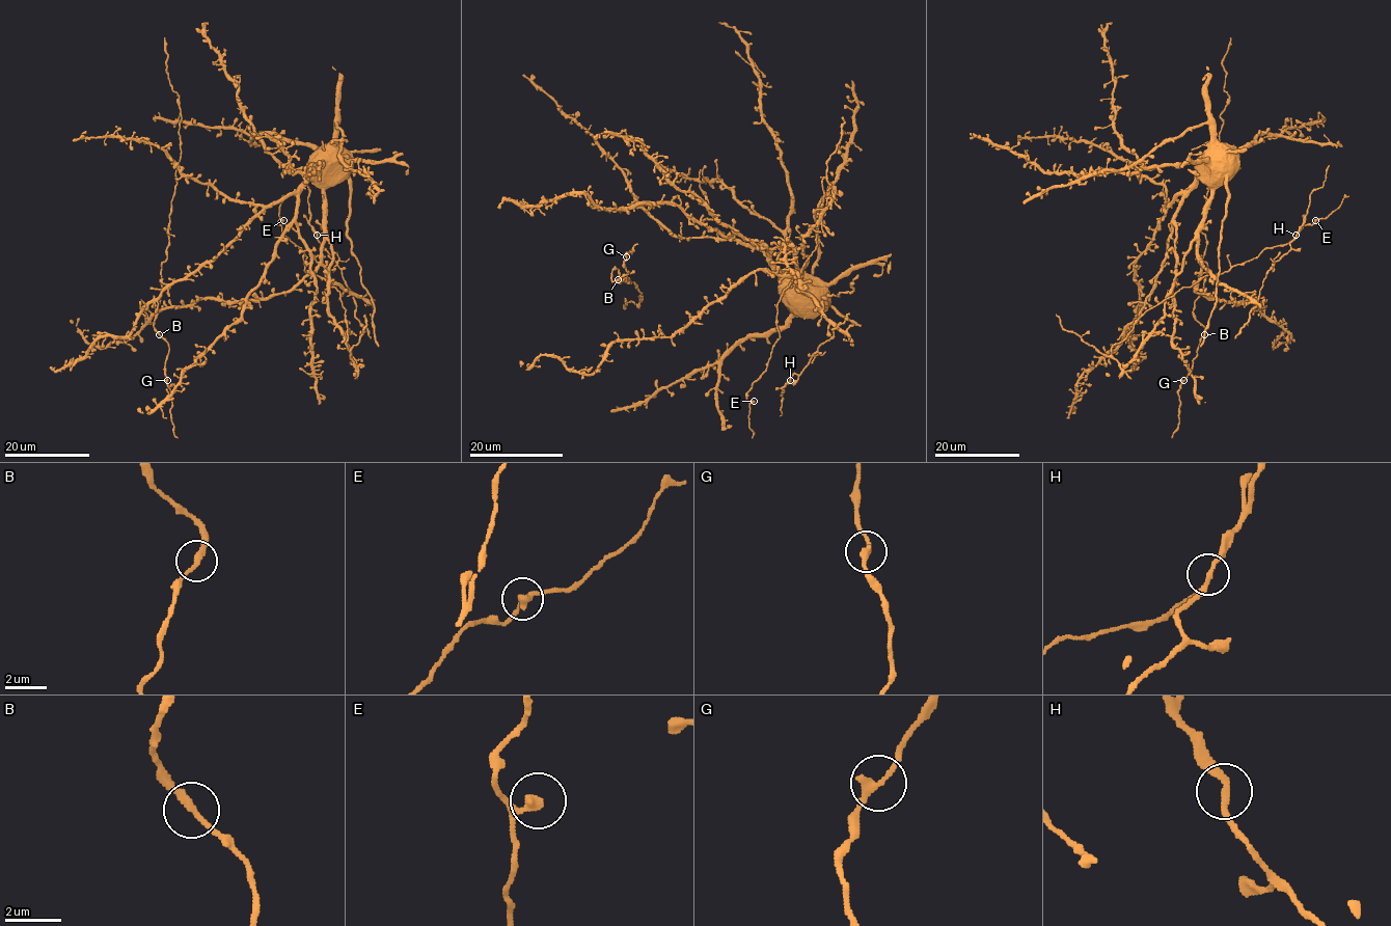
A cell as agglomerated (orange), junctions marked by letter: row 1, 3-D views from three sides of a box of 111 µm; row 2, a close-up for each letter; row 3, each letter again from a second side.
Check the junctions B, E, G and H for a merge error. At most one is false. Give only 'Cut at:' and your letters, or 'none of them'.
Cut at: none of them

